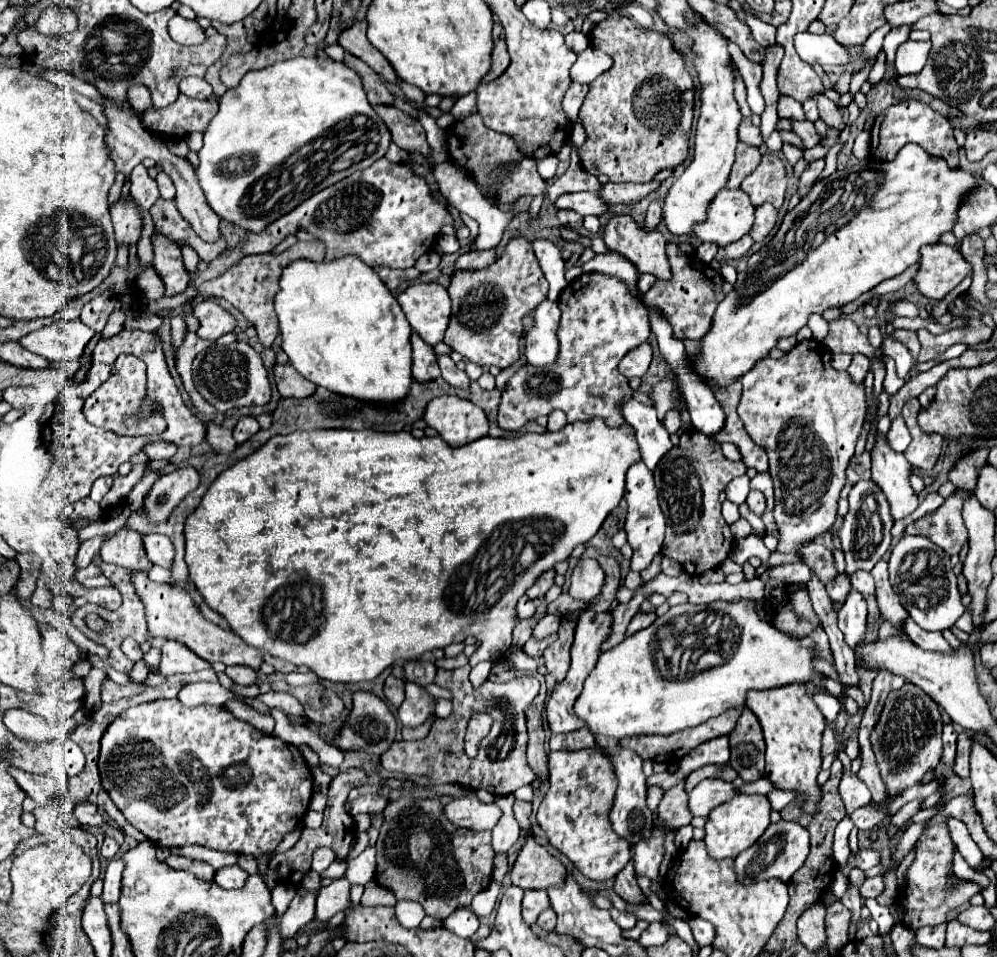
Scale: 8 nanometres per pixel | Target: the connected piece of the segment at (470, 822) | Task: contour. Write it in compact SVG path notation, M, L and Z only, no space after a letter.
M474 791L468 793L468 797L460 797L460 799L452 799L446 807L444 807L444 817L448 817L448 821L452 821L456 827L466 827L466 829L492 829L496 825L496 821L500 819L502 811L490 803L480 803L474 795Z

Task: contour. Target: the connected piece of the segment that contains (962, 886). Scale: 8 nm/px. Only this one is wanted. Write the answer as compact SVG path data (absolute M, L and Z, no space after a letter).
M938 823L930 827L918 841L918 851L916 859L908 871L908 887L900 895L900 907L904 907L904 923L916 931L918 927L926 925L938 925L946 923L946 913L948 909L954 909L962 903L968 903L972 895L980 893L980 887L972 881L960 881L954 891L944 891L946 889L946 875L952 871L952 853L954 853L954 843L950 839L946 823Z

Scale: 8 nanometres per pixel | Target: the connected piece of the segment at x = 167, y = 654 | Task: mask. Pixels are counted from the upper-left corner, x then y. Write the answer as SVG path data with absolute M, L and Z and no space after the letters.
M166 641L166 645L162 647L162 663L156 673L160 673L162 677L170 677L170 675L192 673L192 671L200 671L208 667L210 667L208 661L200 659L196 653L186 649L182 643Z

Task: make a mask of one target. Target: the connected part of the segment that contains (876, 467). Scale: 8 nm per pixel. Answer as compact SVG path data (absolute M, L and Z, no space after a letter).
M878 435L876 447L872 451L872 481L880 485L882 493L890 503L894 519L904 519L918 507L918 495L908 483L910 463L902 453L894 453L886 437Z

